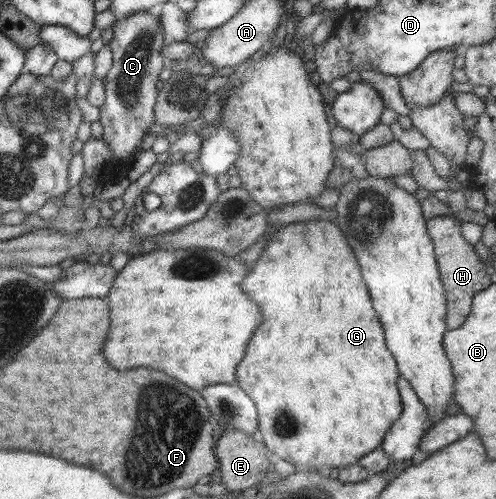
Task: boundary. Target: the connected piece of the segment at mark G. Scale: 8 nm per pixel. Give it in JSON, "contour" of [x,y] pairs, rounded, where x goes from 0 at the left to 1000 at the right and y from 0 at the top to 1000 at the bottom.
{"contour":[[[627,439],[560,451],[532,481],[522,513],[506,533],[498,535],[498,549],[494,549],[490,565],[482,569],[486,583],[498,589],[502,601],[510,601],[522,613],[522,625],[526,625],[530,641],[514,657],[510,673],[498,685],[498,697],[494,697],[498,709],[482,725],[482,733],[478,733],[482,741],[474,745],[474,758],[478,758],[482,778],[494,786],[504,802],[510,802],[510,810],[518,818],[518,854],[530,890],[542,902],[546,914],[554,914],[554,910],[563,914],[563,918],[548,920],[571,920],[587,926],[587,930],[599,934],[597,944],[627,942],[645,946],[645,934],[669,938],[683,934],[683,930],[698,932],[720,926],[728,914],[766,894],[772,872],[780,866],[788,848],[804,838],[810,824],[798,772],[806,752],[798,725],[792,725],[794,717],[784,709],[784,699],[776,697],[772,661],[768,661],[768,649],[760,645],[756,625],[748,617],[748,597],[740,589],[736,565],[728,561],[724,533],[716,525],[716,513],[708,509],[708,497],[700,493],[700,485],[696,485],[696,477],[688,469],[685,457],[671,439]]]}

